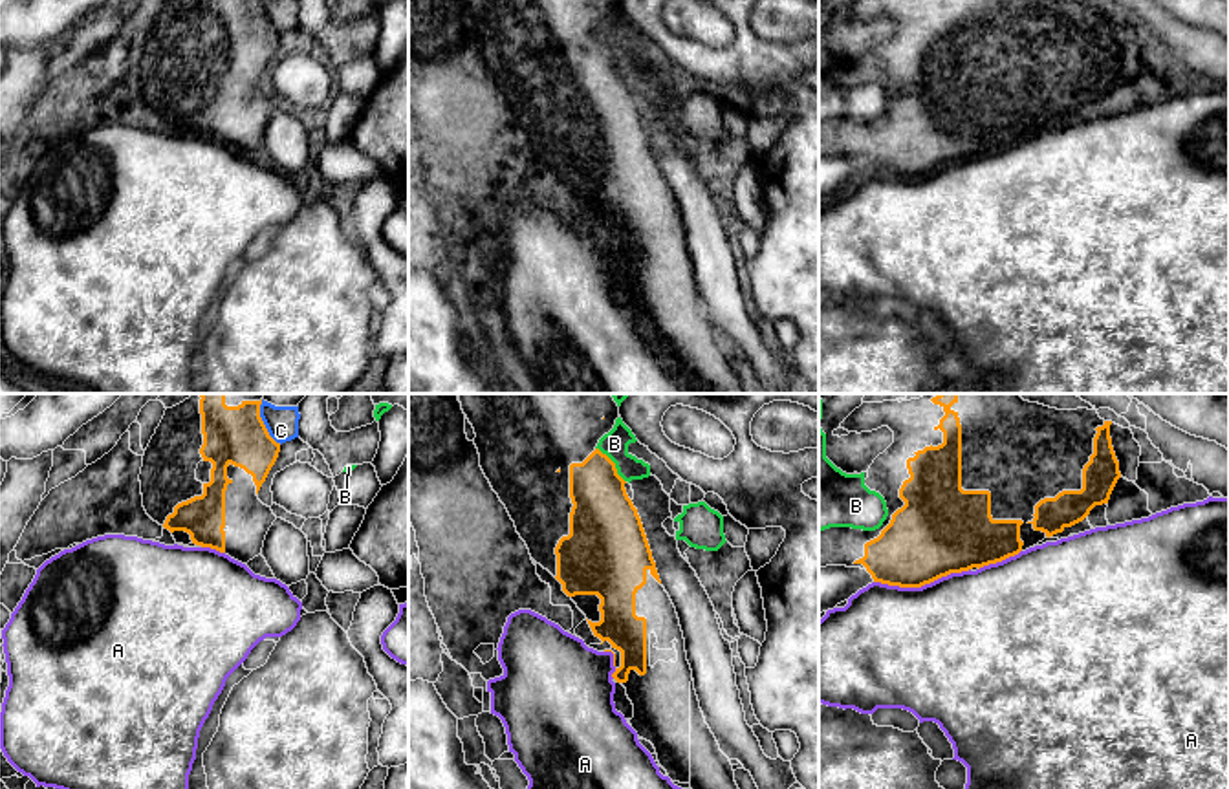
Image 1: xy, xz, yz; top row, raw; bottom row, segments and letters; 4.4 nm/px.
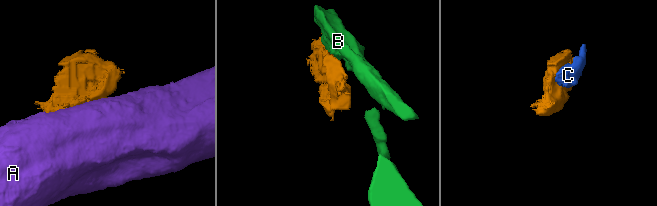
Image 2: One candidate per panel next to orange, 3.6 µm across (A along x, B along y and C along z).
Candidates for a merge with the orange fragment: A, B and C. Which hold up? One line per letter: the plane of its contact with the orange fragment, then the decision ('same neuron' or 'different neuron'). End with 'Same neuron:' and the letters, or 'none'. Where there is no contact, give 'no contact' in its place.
A: meets orange in yz; different neuron
B: meets orange in xz; different neuron
C: meets orange in xy; different neuron
Same neuron: none

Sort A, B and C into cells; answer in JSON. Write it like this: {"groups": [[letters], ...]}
{"groups": [["A"], ["B", "C"]]}

